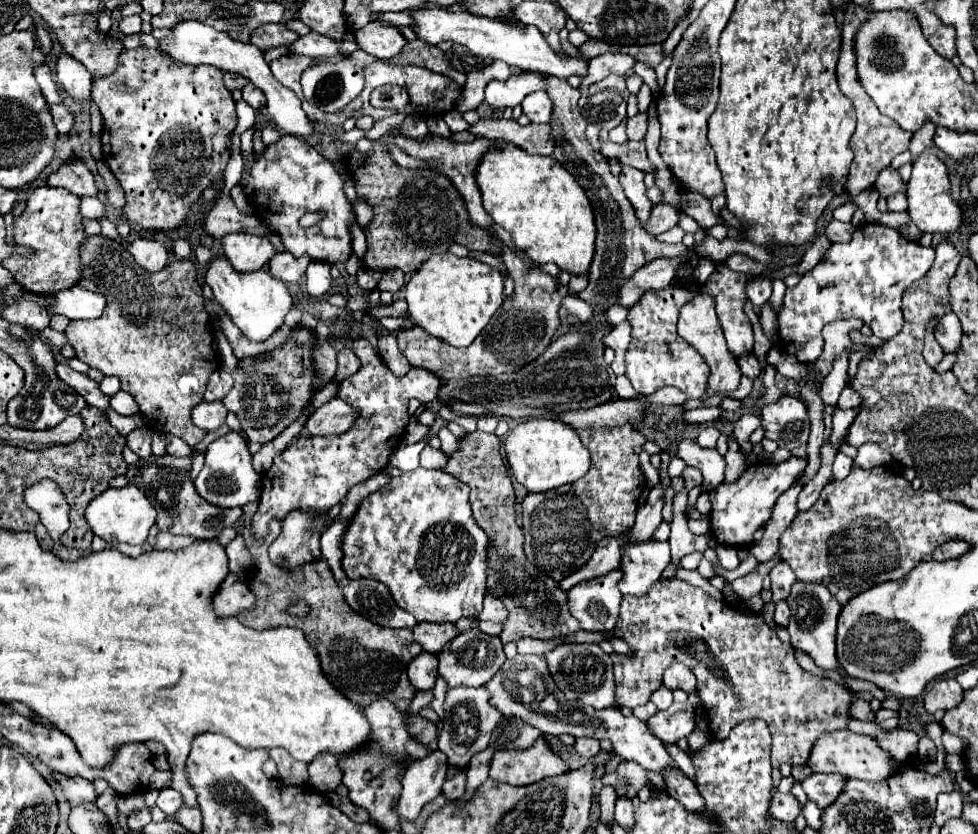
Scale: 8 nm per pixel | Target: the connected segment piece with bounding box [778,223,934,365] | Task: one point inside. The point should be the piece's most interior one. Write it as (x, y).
(865, 278)

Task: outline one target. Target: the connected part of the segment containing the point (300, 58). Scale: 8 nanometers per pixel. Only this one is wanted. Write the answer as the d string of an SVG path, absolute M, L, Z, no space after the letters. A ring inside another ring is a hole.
M290 53L290 55L282 55L282 57L274 59L270 63L270 69L272 69L274 77L282 85L286 85L288 89L292 89L296 93L302 93L300 91L300 75L302 75L302 71L308 69L308 67L312 67L312 65L316 65L316 63L320 63L320 61L334 63L334 61L338 61L338 57L344 57L344 55L338 53L336 57L330 57L330 59L312 59L312 57L304 57L304 55Z

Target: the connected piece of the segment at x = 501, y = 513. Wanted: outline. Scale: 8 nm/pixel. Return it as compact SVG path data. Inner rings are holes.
M466 433L458 449L448 457L444 467L446 473L454 475L462 483L470 487L470 503L474 511L474 519L488 535L488 593L498 597L510 617L502 631L502 643L518 641L522 637L534 639L556 639L566 637L580 631L578 621L568 613L566 591L558 587L558 583L538 571L524 555L522 549L522 529L516 525L514 511L514 487L508 475L508 469L500 455L500 439L494 433Z

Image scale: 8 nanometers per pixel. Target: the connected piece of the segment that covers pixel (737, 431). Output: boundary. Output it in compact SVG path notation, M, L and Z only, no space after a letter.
M742 415L742 417L736 421L736 425L734 425L732 435L734 435L734 437L738 439L738 443L742 445L746 459L754 457L752 445L750 445L750 441L748 441L748 437L750 437L750 433L752 433L754 429L758 429L758 427L760 427L760 417L758 417L758 415Z

